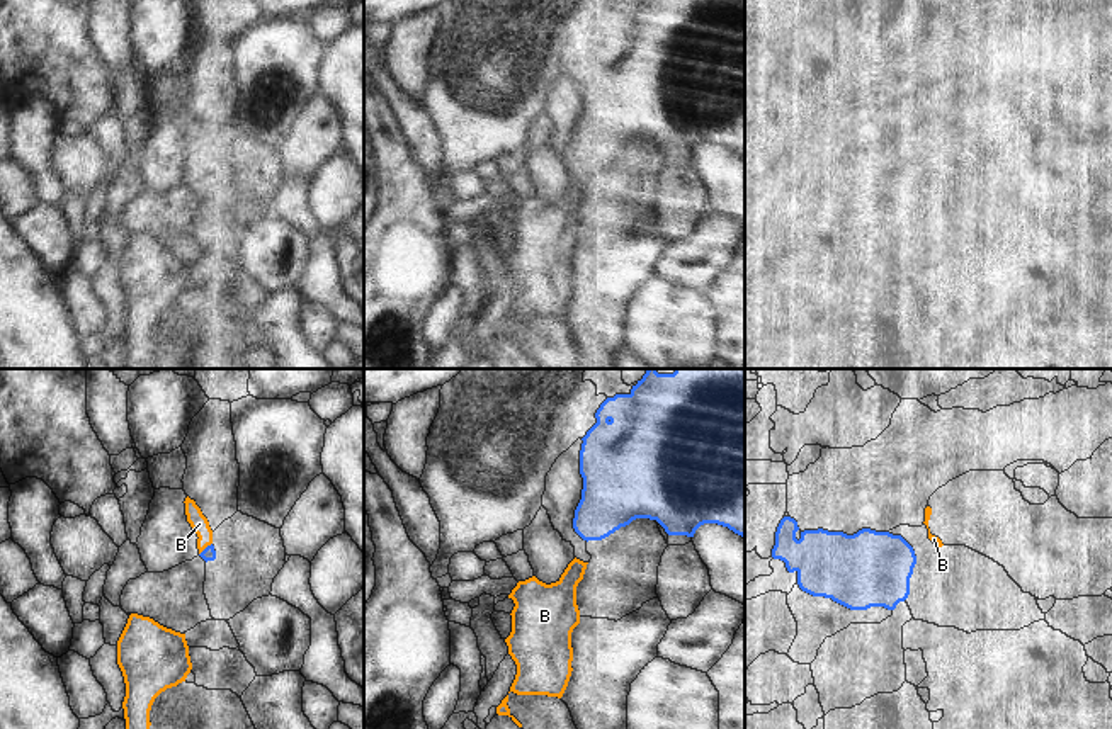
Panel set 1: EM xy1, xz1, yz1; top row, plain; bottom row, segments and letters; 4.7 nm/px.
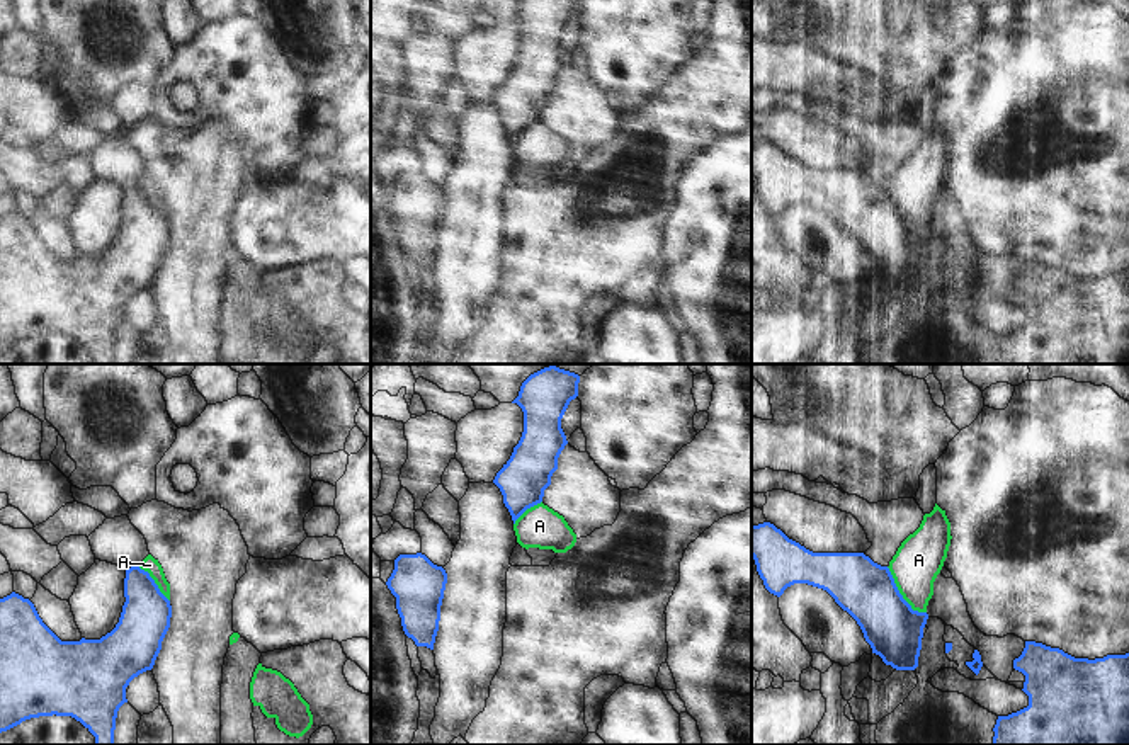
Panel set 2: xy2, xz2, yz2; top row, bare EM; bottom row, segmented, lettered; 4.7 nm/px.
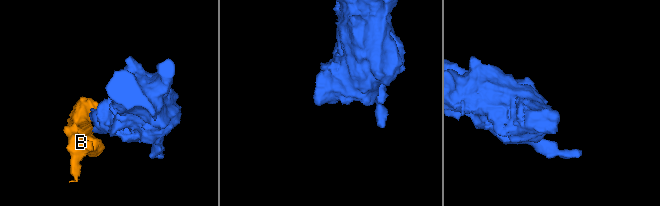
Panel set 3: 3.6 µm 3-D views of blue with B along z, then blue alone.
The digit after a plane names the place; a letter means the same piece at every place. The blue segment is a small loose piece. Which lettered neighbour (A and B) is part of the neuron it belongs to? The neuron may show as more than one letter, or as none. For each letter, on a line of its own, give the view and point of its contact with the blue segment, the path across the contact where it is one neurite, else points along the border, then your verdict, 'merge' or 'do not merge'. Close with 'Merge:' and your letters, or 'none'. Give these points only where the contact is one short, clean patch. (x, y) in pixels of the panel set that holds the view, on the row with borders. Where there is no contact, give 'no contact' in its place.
A: meets blue in yz2 at (900, 594); border along yz2 (886, 567), (902, 597), (913, 609), (925, 613); do not merge
B: meets blue in xy1 at (204, 549); runs through xy1 (208, 554), (204, 549), (204, 532), (199, 524); merge
Merge: B

